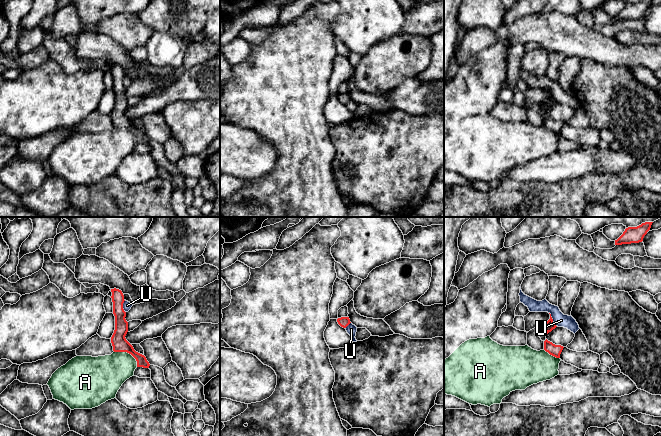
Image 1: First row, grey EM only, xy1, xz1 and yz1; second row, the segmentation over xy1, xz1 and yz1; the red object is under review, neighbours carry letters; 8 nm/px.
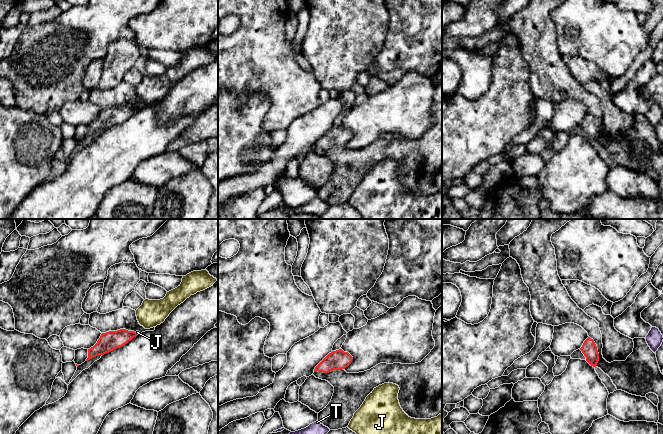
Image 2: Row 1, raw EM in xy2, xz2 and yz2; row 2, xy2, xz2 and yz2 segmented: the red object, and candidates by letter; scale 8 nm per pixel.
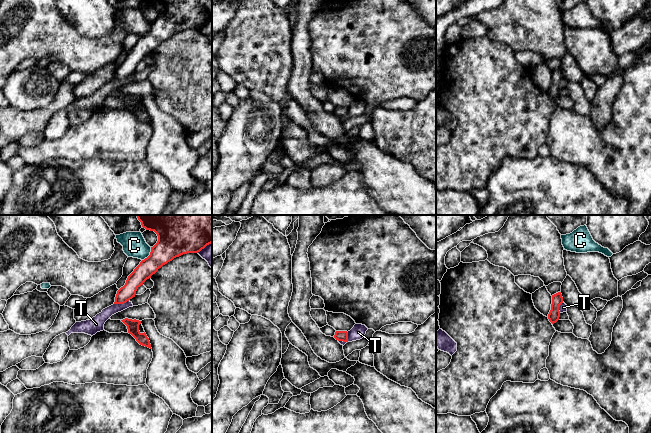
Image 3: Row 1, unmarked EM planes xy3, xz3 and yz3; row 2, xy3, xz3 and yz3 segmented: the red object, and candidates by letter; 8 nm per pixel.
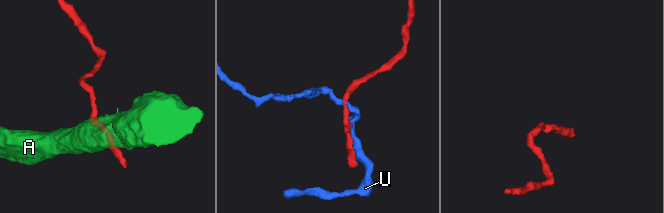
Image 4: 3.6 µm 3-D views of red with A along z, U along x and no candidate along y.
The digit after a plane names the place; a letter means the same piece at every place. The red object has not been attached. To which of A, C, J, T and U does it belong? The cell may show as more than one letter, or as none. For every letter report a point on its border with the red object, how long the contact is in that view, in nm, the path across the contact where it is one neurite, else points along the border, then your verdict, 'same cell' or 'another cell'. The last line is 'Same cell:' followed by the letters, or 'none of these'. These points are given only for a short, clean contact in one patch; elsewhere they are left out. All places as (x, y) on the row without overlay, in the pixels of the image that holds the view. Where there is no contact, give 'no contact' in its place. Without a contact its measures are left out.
A: contact xy1 (128, 128); length 220 nm; border xy1 (114, 127), (128, 128), (135, 135), (137, 142); another cell
C: contact xy3 (150, 30); length 130 nm; border xy3 (151, 23), (150, 29), (142, 36); another cell
J: contact xy2 (136, 109); length 30 nm; way xy2 (109, 117), (136, 109), (137, 108); same cell
T: contact xz3 (346, 117); length 120 nm; another cell
U: contact yz1 (552, 95); length 130 nm; another cell
Same cell: J

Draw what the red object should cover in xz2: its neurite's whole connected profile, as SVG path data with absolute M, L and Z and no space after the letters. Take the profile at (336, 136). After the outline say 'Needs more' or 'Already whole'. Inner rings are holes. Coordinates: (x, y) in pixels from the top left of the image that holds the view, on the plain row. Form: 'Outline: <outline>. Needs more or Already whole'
Outline: M342 125L329 129L314 145L314 148L329 149L333 146L345 145L353 136L353 133Z. Already whole

